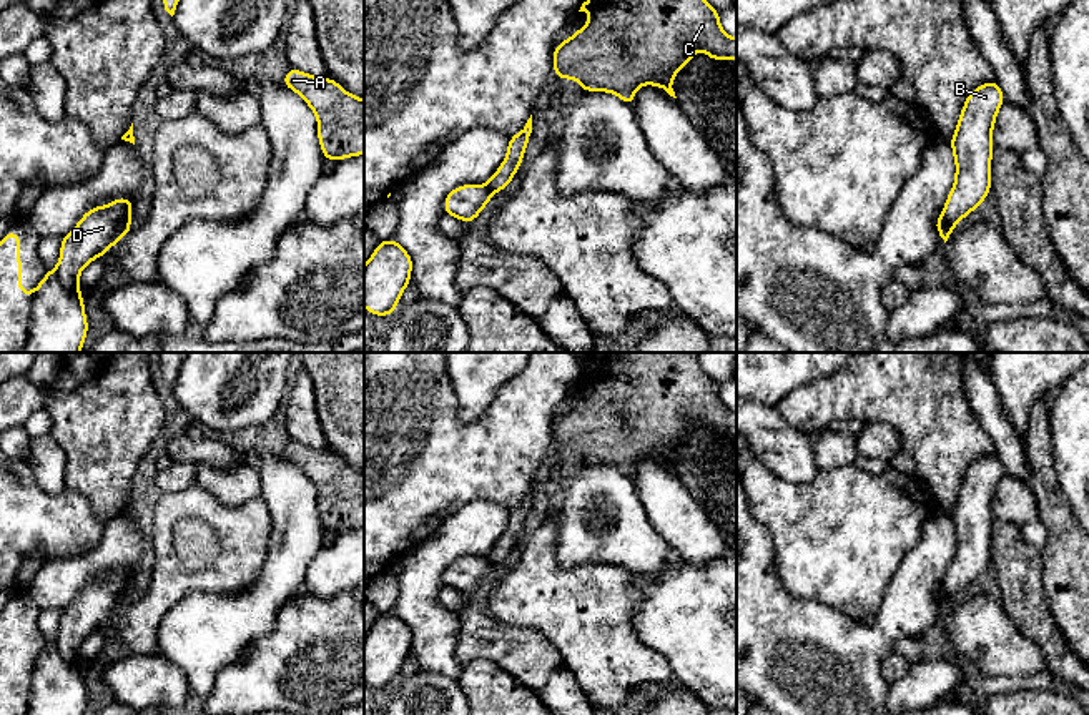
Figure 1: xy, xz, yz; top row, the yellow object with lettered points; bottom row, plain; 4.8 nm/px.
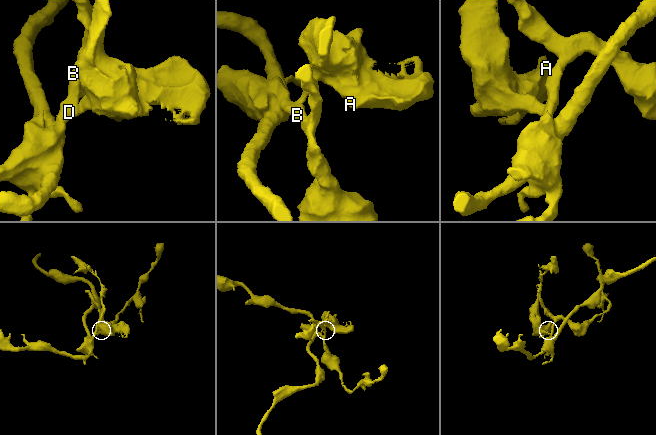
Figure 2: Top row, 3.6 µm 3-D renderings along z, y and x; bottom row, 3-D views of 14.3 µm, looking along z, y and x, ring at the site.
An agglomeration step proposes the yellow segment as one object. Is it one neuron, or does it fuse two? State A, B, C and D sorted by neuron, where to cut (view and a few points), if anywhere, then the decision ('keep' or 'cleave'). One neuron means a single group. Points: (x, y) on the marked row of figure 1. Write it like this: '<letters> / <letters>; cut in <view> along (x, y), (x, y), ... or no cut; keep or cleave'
A C / B D; cut in xy along (132, 200), (118, 223), (117, 238); cleave

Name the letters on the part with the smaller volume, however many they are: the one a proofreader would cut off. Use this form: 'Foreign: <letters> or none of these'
Foreign: A, C

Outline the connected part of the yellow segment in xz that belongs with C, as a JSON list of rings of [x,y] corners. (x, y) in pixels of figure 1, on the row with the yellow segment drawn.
[[[587,0],[582,3],[579,12],[589,12],[592,15],[590,22],[577,30],[570,38],[564,40],[560,45],[555,47],[552,52],[554,58],[554,73],[555,78],[565,80],[574,78],[580,83],[582,91],[609,91],[617,95],[627,105],[633,105],[635,101],[635,90],[640,85],[657,85],[665,90],[670,96],[675,96],[672,88],[672,81],[677,76],[678,70],[692,60],[698,60],[692,55],[693,50],[702,50],[710,57],[705,60],[737,60],[737,38],[728,37],[720,27],[720,13],[708,5],[705,0]]]

